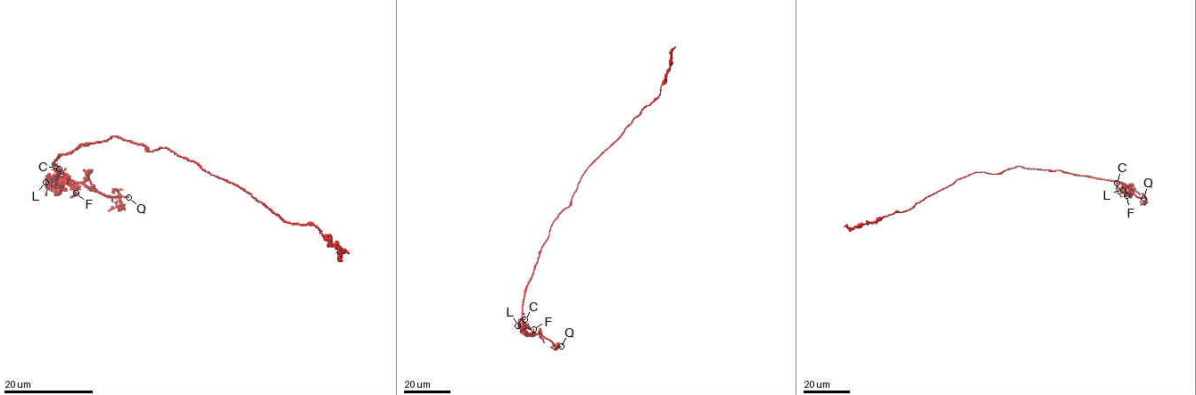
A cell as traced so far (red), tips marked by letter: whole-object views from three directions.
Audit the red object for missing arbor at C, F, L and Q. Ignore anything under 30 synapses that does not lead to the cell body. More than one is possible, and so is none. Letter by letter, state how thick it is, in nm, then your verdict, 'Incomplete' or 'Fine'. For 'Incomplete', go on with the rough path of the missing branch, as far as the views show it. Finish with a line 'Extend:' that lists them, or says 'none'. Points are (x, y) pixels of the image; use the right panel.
C: Thickness 150 nm. Fine
F: Thickness 240 nm. Fine
L: Thickness 240 nm. Fine
Q: Thickness 280 nm. Incomplete. Course of what is missing: (1143, 198), (1158, 201), (1167, 198), (1171, 201), (1172, 195), (1175, 200), (1171, 196), (1170, 188)
Extend: Q

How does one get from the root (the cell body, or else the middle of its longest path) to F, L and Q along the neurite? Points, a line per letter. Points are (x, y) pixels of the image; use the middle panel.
F: (571, 199), (571, 204), (552, 224), (526, 287), (523, 305), (523, 328), (531, 334), (533, 329)
L: (571, 199), (571, 204), (552, 224), (541, 247), (524, 293), (523, 327), (517, 325)
Q: (571, 199), (571, 204), (552, 224), (526, 287), (523, 305), (525, 331), (542, 335), (561, 346)

